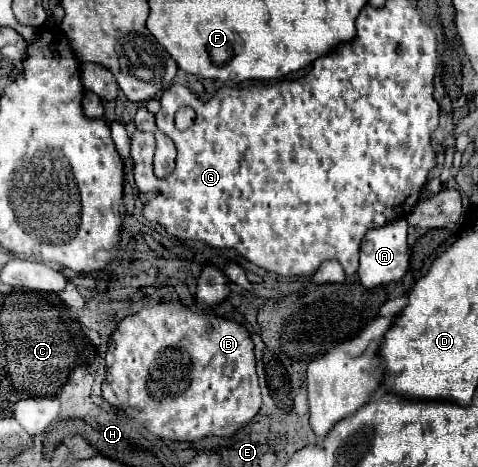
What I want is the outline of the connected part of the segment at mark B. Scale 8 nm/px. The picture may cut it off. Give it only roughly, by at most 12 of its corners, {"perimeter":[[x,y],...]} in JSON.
{"perimeter":[[193,305],[123,317],[103,399],[175,441],[231,437],[261,407],[253,341]]}

